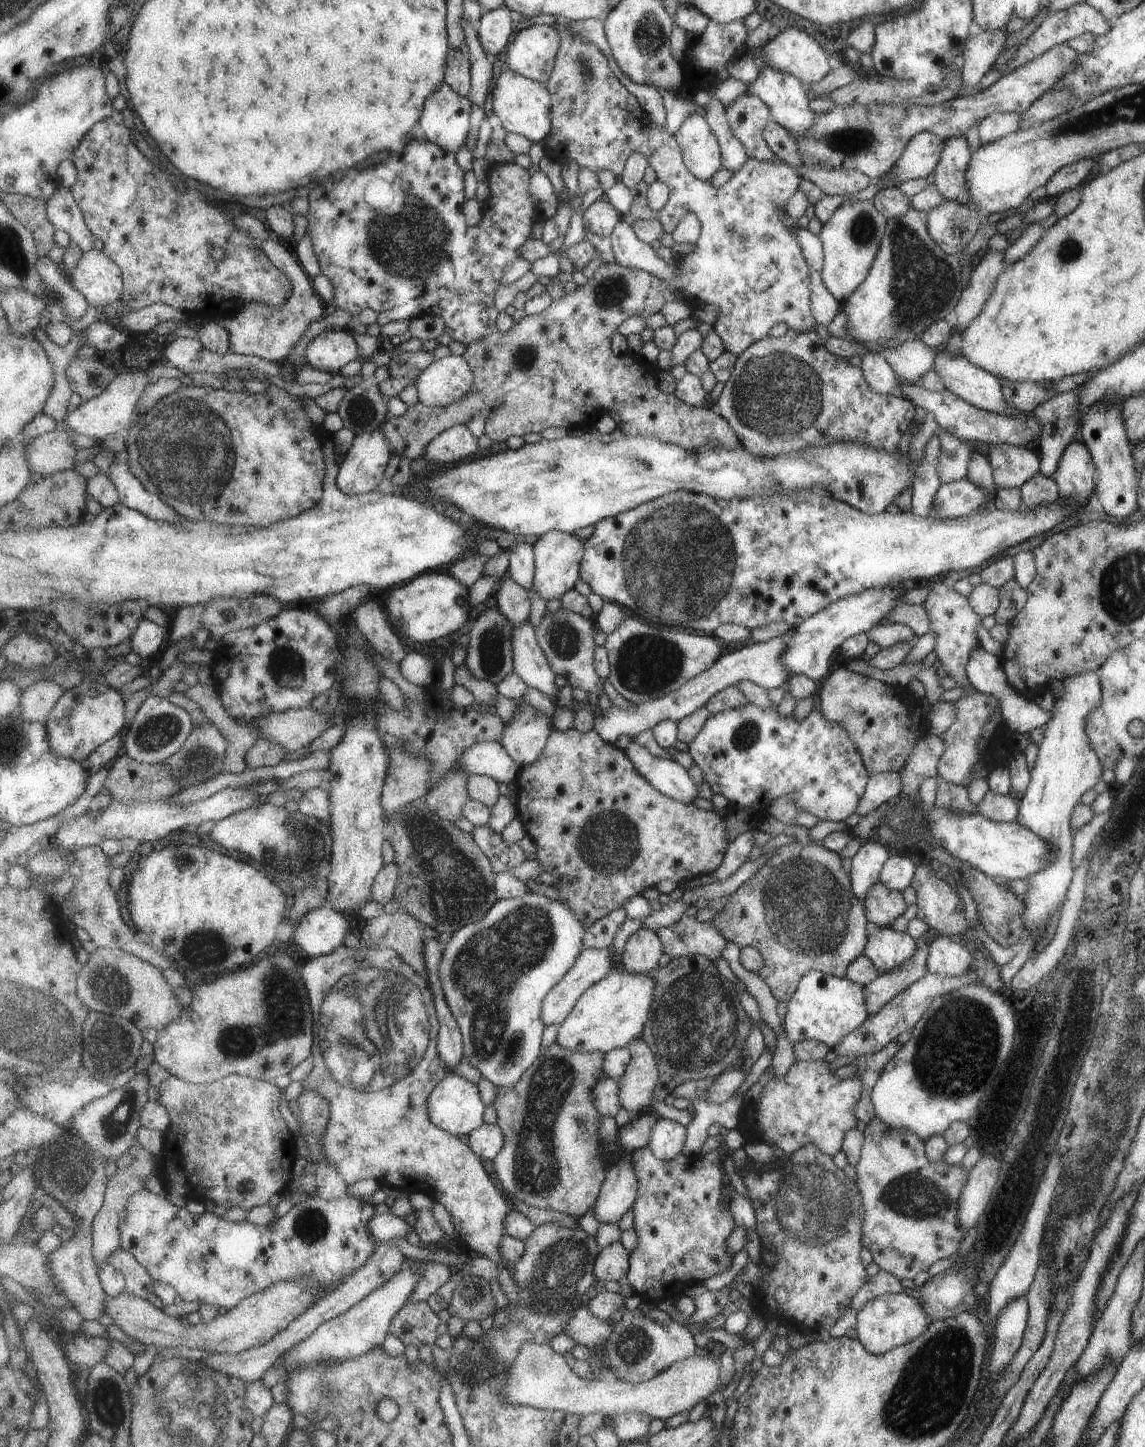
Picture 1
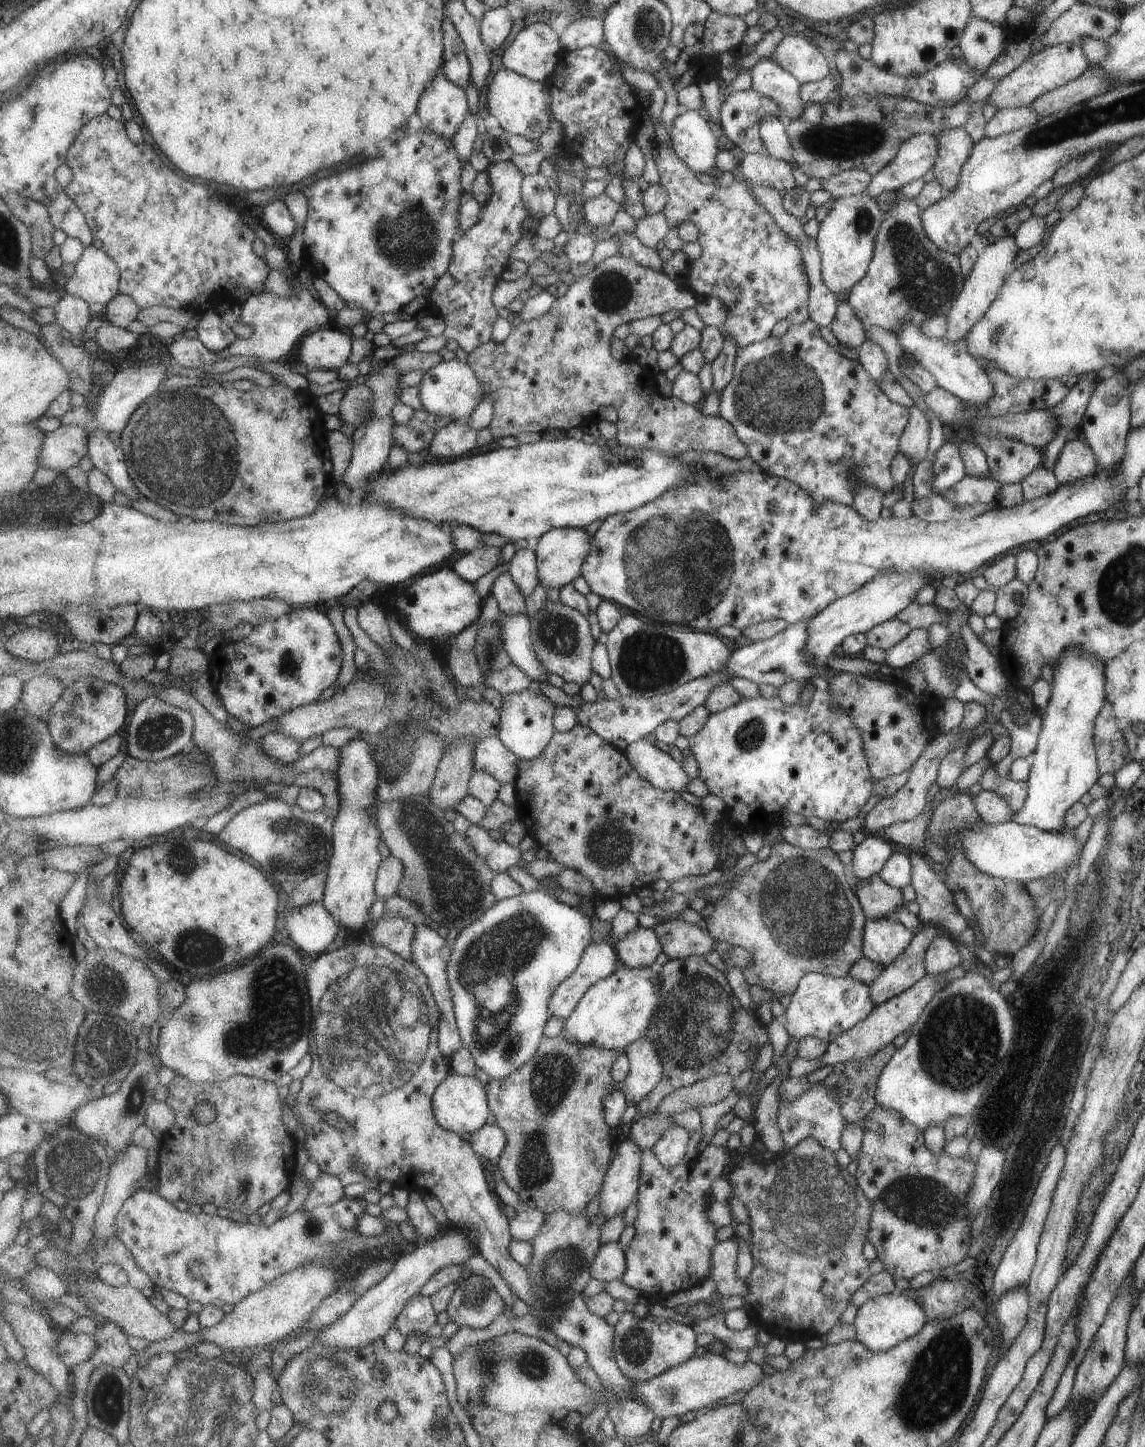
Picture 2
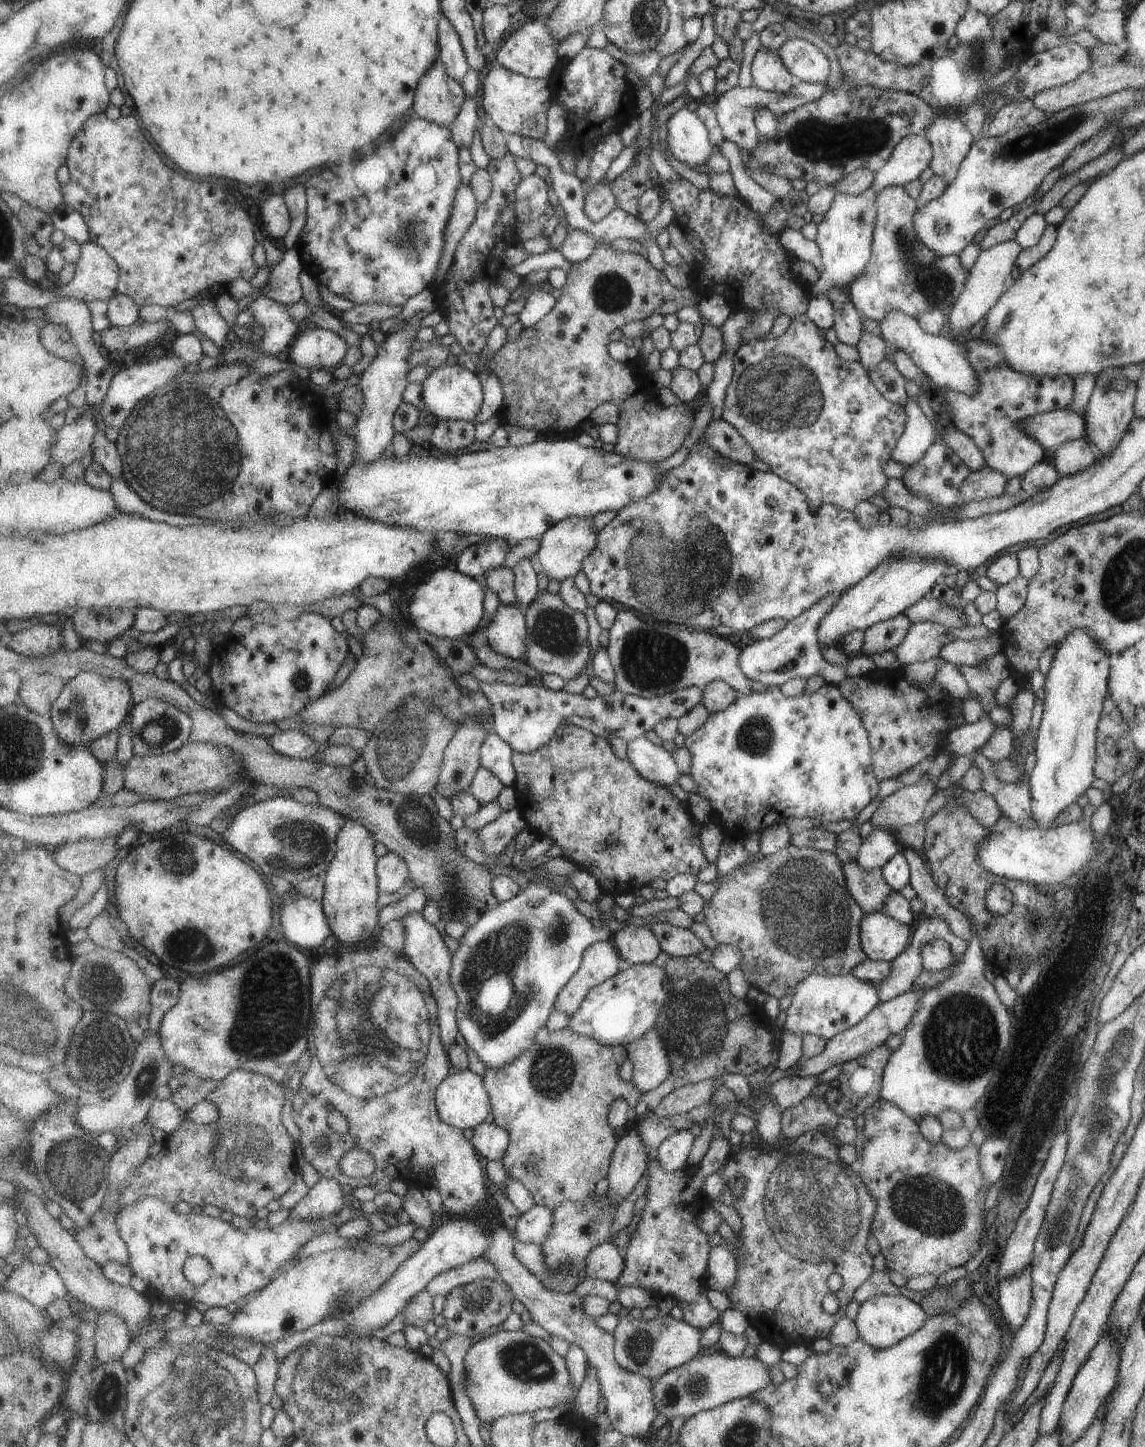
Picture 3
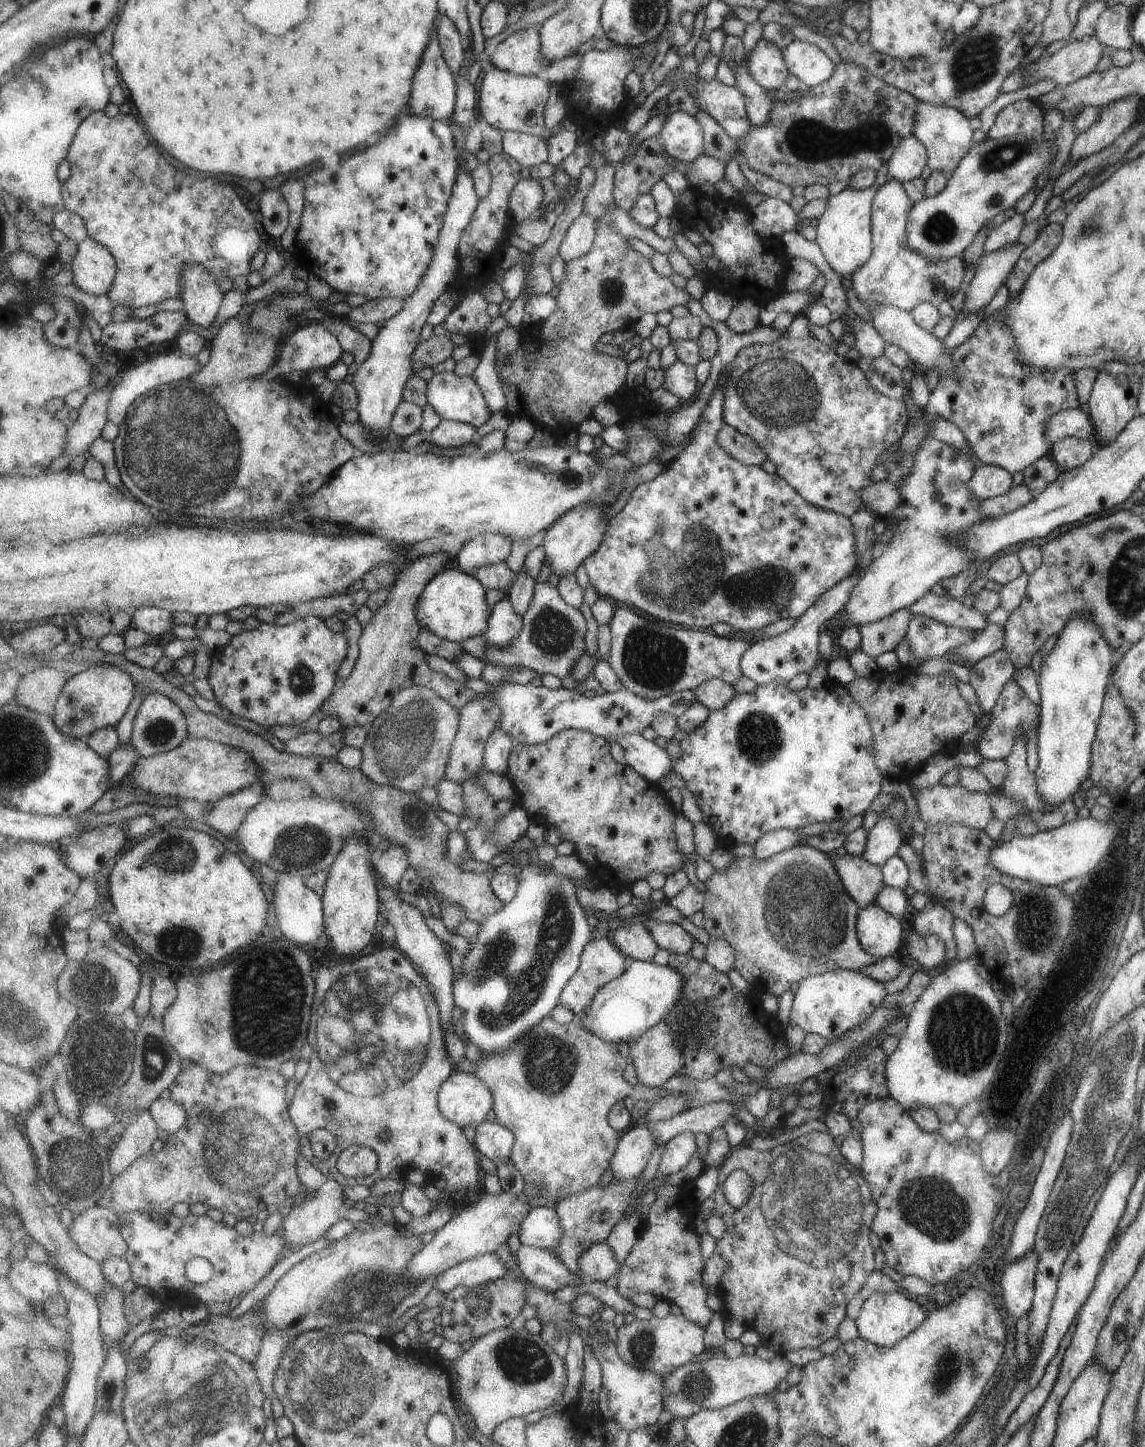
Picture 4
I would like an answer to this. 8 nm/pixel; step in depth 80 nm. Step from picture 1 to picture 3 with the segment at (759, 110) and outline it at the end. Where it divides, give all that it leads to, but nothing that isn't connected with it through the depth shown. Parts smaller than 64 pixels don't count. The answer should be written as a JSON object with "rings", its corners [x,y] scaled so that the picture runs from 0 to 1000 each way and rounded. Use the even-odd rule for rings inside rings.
{"rings":[[[696,56],[689,64],[679,65],[679,64],[668,63],[659,59],[647,61],[647,59],[644,59],[640,62],[629,66],[621,74],[624,75],[629,87],[631,88],[632,95],[642,98],[647,103],[656,106],[658,104],[661,104],[661,101],[663,101],[663,98],[665,98],[663,88],[660,84],[663,75],[670,75],[677,79],[684,80],[684,79],[687,79],[687,77],[705,70],[714,69],[717,65],[721,64],[721,60],[721,57],[711,58]]]}

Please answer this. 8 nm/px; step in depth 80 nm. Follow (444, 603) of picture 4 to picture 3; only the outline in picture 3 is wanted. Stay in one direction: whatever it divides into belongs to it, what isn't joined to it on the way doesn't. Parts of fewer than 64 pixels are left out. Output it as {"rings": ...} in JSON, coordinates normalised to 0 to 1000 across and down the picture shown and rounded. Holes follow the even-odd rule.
{"rings":[[[383,393],[365,402],[359,415],[353,420],[356,426],[354,428],[359,433],[369,438],[373,437],[382,441],[405,442],[419,435],[424,424],[424,408],[424,406],[420,405],[419,401],[407,398],[399,393]]]}

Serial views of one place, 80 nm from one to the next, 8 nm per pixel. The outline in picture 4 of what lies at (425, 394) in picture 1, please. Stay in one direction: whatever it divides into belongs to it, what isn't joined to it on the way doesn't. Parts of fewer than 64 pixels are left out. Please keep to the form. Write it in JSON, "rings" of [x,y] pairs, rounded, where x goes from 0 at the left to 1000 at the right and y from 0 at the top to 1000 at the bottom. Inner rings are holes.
{"rings":[[[386,257],[374,264],[374,279],[385,290],[403,291],[415,296],[425,293],[430,283],[418,265],[397,257]]]}

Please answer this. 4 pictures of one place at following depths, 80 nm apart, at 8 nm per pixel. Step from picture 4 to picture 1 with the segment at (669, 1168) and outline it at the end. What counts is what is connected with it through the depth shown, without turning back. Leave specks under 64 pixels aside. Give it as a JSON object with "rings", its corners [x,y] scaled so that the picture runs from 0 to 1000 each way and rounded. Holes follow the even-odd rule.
{"rings":[[[575,773],[574,777],[570,778],[569,788],[566,793],[574,800],[578,802],[588,802],[599,794],[601,780],[591,775]]]}

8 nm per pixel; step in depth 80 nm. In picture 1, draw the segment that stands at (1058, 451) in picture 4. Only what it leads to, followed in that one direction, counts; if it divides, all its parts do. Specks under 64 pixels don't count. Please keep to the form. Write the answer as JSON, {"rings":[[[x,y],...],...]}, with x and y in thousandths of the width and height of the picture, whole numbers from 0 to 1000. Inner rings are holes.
{"rings":[[[936,304],[927,314],[918,330],[923,335],[925,343],[939,351],[946,351],[955,340],[957,329],[949,310],[944,305]]]}

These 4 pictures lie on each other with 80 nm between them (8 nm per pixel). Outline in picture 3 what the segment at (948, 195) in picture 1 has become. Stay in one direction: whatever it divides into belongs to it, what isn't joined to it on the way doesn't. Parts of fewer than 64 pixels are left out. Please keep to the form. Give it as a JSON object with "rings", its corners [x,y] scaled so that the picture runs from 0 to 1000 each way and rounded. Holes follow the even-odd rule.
{"rings":[[[824,79],[817,82],[817,84],[813,84],[813,87],[810,87],[805,92],[815,101],[811,113],[814,120],[829,127],[833,124],[838,114],[847,104],[846,90],[838,84],[837,80]]]}

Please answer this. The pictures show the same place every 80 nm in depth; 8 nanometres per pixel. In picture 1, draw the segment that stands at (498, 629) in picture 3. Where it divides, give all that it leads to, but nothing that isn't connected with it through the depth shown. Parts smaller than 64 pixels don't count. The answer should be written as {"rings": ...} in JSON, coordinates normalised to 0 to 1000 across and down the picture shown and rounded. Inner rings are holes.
{"rings":[[[464,431],[452,432],[448,438],[450,465],[453,466],[462,475],[471,477],[485,485],[488,475],[485,473],[485,464],[479,459],[476,449],[469,442],[468,434]]]}

